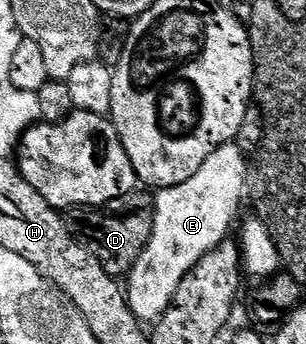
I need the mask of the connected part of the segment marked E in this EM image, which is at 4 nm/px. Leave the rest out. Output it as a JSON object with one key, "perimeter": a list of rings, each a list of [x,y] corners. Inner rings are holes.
{"perimeter":[[[230,142],[220,147],[204,162],[202,169],[198,169],[198,173],[194,173],[194,177],[190,177],[182,185],[166,187],[155,192],[156,211],[154,210],[152,236],[146,249],[138,256],[136,264],[126,276],[128,304],[141,323],[159,323],[160,318],[172,306],[172,299],[178,293],[182,281],[191,275],[192,270],[208,253],[229,238],[228,230],[240,211],[240,202],[244,199],[244,186],[248,183],[248,163],[236,146],[235,142]]]}

